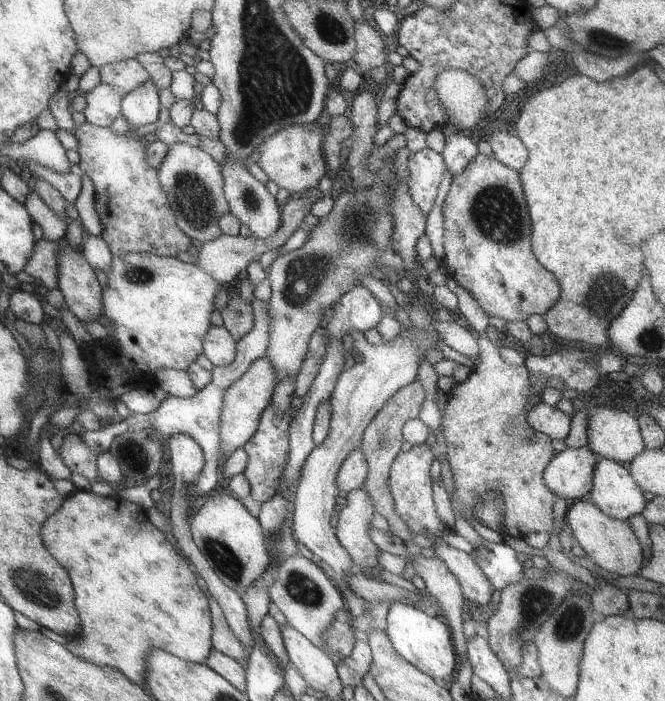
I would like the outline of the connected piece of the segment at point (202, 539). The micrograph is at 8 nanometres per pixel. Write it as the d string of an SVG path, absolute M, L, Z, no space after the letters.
M213 492L211 497L192 518L191 535L210 568L218 573L218 578L228 588L242 595L270 564L270 550L267 542L264 542L266 536L263 526L242 502L238 502L230 494Z

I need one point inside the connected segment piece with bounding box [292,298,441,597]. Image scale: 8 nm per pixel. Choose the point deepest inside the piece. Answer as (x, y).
(360, 391)

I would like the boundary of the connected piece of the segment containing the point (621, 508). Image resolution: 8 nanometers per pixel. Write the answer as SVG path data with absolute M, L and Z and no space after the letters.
M600 458L588 499L610 518L628 521L647 506L644 490L632 478L629 467L612 459Z

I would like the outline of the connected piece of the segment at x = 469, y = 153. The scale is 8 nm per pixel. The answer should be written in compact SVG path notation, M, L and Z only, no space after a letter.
M458 132L447 136L446 148L444 148L442 154L452 178L462 174L466 170L466 166L472 162L472 159L478 153L477 141L471 137Z

